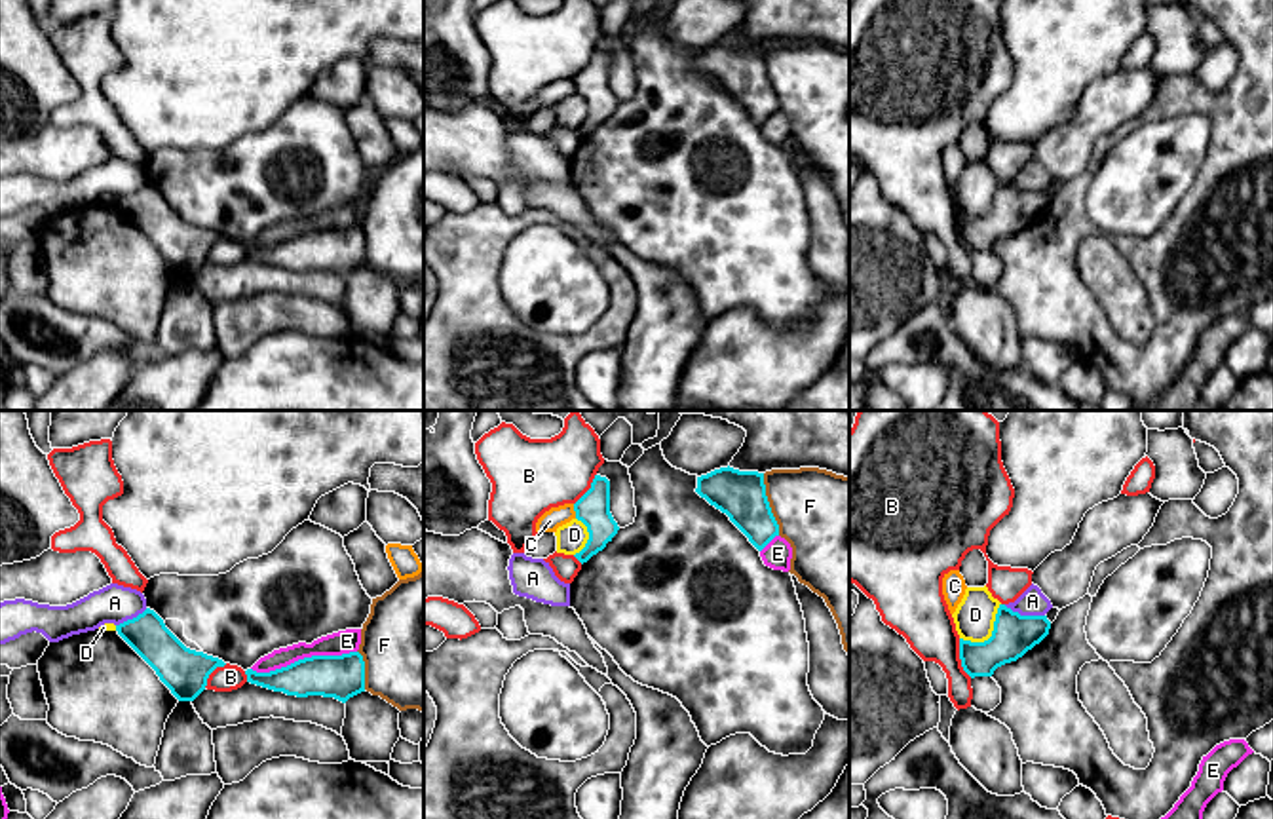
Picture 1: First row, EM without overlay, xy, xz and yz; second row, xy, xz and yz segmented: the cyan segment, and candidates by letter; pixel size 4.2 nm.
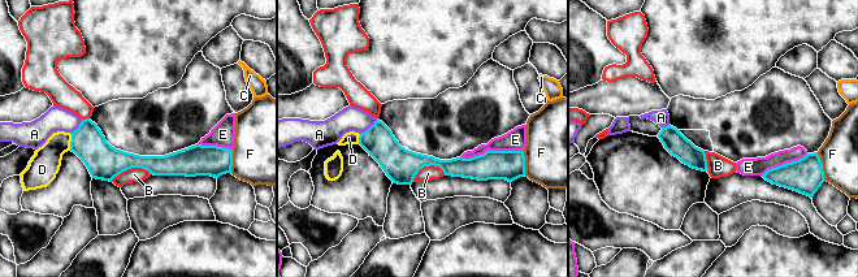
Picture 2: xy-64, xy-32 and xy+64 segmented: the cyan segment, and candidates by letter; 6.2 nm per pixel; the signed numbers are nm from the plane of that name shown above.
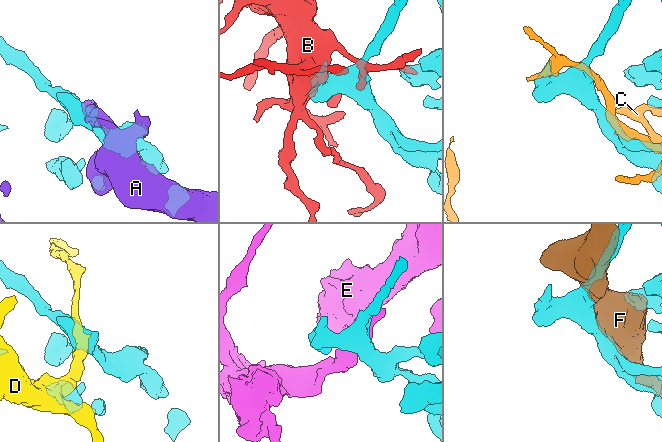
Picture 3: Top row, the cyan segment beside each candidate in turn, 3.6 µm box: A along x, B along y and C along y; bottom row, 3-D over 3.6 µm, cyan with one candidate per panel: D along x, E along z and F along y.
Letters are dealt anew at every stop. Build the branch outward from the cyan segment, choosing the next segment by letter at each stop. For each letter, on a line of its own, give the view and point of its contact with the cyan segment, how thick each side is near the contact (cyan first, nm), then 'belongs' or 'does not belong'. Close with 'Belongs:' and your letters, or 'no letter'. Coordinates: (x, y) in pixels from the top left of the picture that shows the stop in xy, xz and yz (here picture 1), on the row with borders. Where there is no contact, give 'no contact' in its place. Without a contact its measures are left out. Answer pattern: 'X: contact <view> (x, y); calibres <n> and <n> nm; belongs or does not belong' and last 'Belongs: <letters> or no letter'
A: contact yz (1025, 616); calibres 180 and 110 nm; does not belong
B: contact yz (960, 658); calibres 180 and 240 nm; does not belong
C: contact xz (574, 510); calibres 140 and 90 nm; does not belong
D: contact yz (992, 635); calibres 180 and 170 nm; does not belong
E: contact xy (304, 658); calibres 190 and 100 nm; does not belong
F: contact xz (768, 504); calibres 200 and 380 nm; does not belong
Belongs: no letter

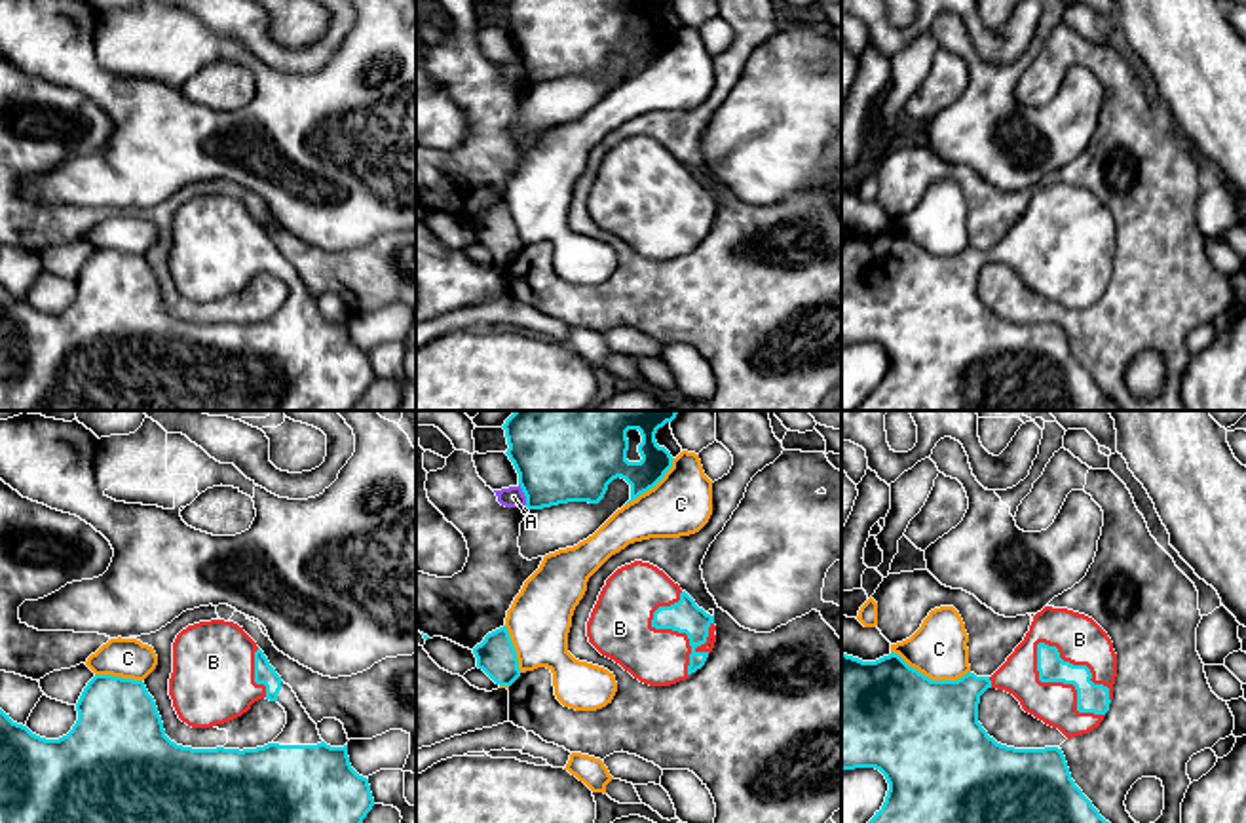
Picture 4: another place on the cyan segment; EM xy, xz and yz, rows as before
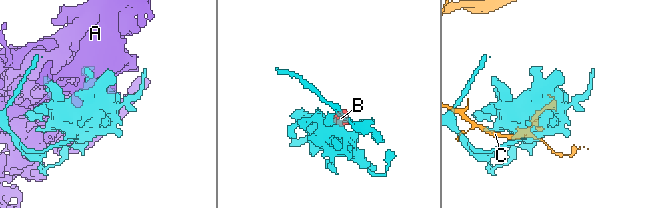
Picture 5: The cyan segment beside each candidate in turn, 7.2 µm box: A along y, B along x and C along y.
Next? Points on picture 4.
A: contact xz (525, 495); calibres 440 and 90 nm; does not belong
B: contact yz (1062, 681); calibres 130 and 200 nm; belongs
C: contact yz (929, 679); calibres 480 and 240 nm; does not belong
Belongs: B

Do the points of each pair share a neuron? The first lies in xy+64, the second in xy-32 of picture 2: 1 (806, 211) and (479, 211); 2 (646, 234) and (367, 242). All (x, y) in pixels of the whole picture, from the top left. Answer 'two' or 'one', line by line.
1: two
2: two

